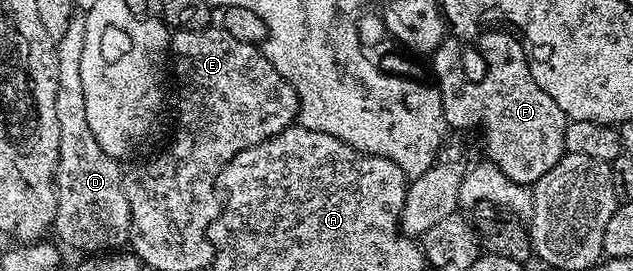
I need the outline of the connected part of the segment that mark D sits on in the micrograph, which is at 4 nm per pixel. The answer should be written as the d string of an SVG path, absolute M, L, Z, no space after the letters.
M84 16L71 17L65 35L56 42L57 53L57 102L54 104L58 125L58 166L55 168L55 211L52 221L56 238L70 250L87 255L107 253L124 248L133 232L129 201L123 190L123 169L120 162L109 157L93 136L86 118L85 93L81 84L81 52L85 43Z

